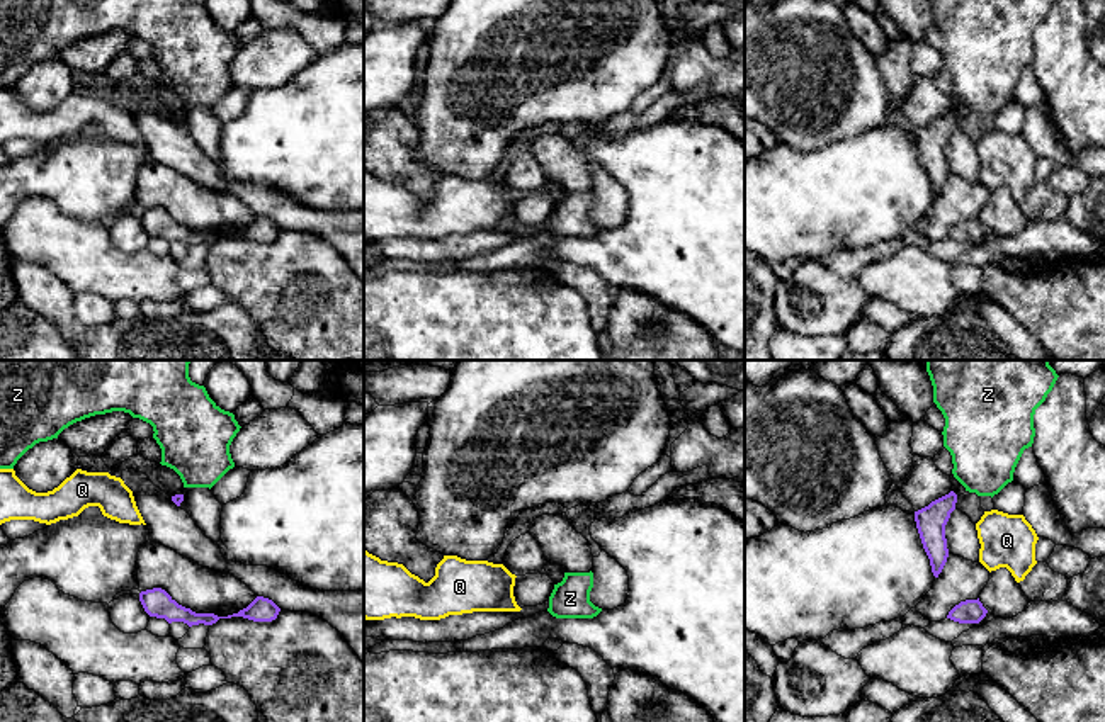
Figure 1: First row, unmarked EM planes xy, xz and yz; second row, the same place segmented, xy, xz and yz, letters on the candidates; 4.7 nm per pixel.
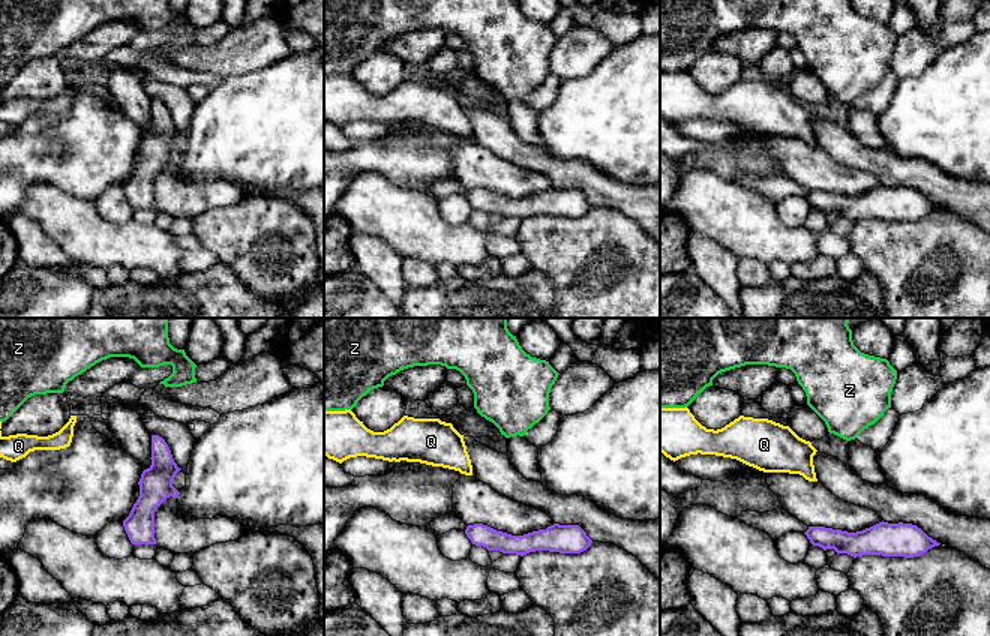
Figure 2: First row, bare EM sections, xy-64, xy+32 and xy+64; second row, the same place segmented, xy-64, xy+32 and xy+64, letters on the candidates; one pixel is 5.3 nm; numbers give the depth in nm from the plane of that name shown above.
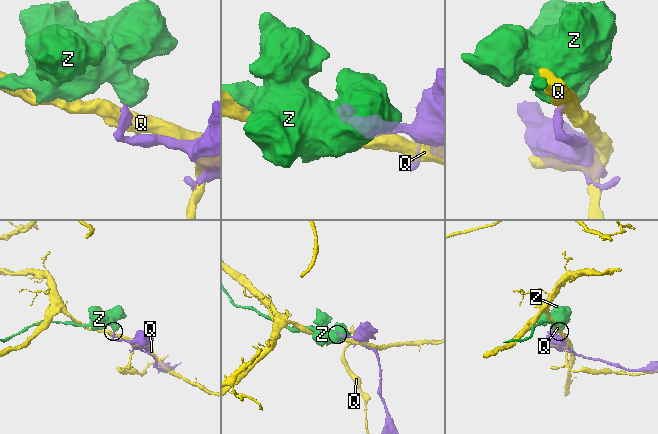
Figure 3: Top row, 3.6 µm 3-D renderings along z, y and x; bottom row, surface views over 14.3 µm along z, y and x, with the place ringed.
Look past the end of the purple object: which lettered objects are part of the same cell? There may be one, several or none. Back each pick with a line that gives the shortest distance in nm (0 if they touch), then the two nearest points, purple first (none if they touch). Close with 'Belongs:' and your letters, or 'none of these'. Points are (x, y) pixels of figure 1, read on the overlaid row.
Belongs: none of these

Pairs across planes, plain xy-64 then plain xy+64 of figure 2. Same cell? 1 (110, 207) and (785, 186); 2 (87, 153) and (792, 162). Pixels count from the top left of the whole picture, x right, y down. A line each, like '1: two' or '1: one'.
1: two
2: two

